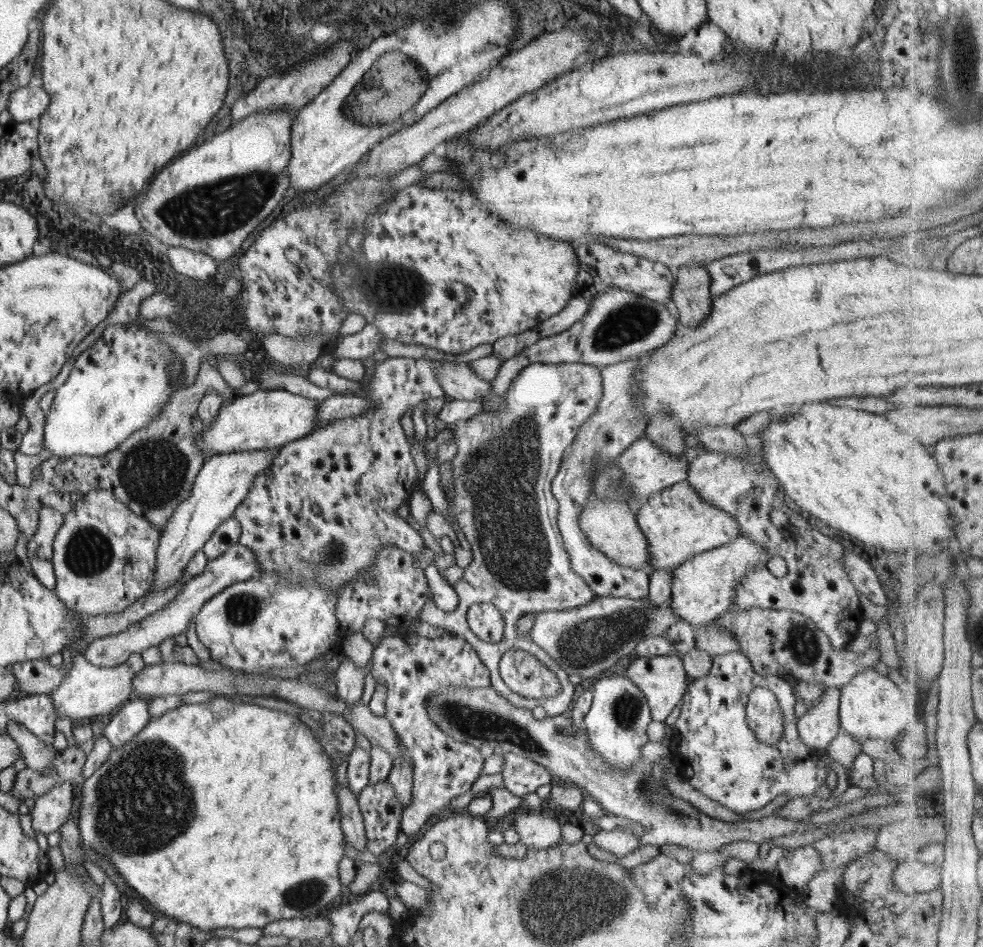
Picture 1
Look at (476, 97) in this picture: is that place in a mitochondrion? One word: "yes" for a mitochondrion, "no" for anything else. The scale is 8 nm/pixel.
no

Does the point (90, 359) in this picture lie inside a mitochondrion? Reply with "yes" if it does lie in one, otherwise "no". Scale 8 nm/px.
no

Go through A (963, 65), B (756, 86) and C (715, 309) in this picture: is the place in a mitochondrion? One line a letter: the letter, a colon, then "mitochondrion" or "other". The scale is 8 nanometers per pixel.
A: mitochondrion
B: other
C: other

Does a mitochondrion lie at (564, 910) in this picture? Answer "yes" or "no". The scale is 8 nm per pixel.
yes

